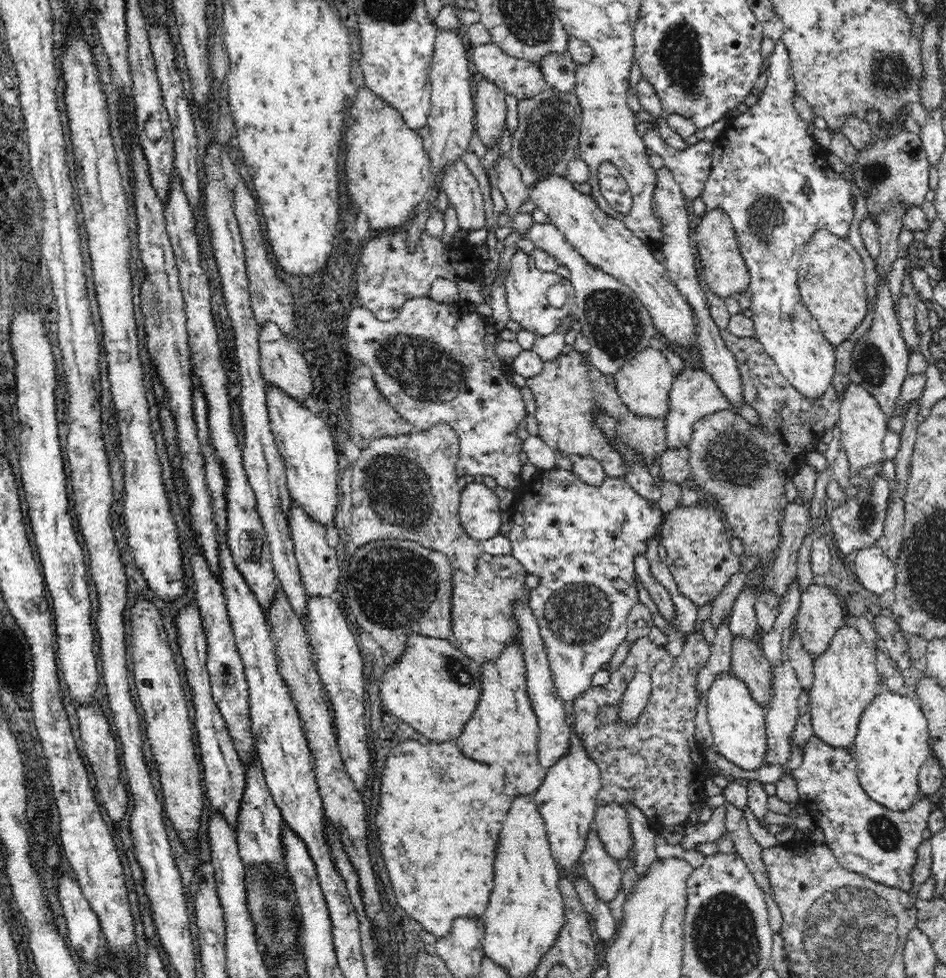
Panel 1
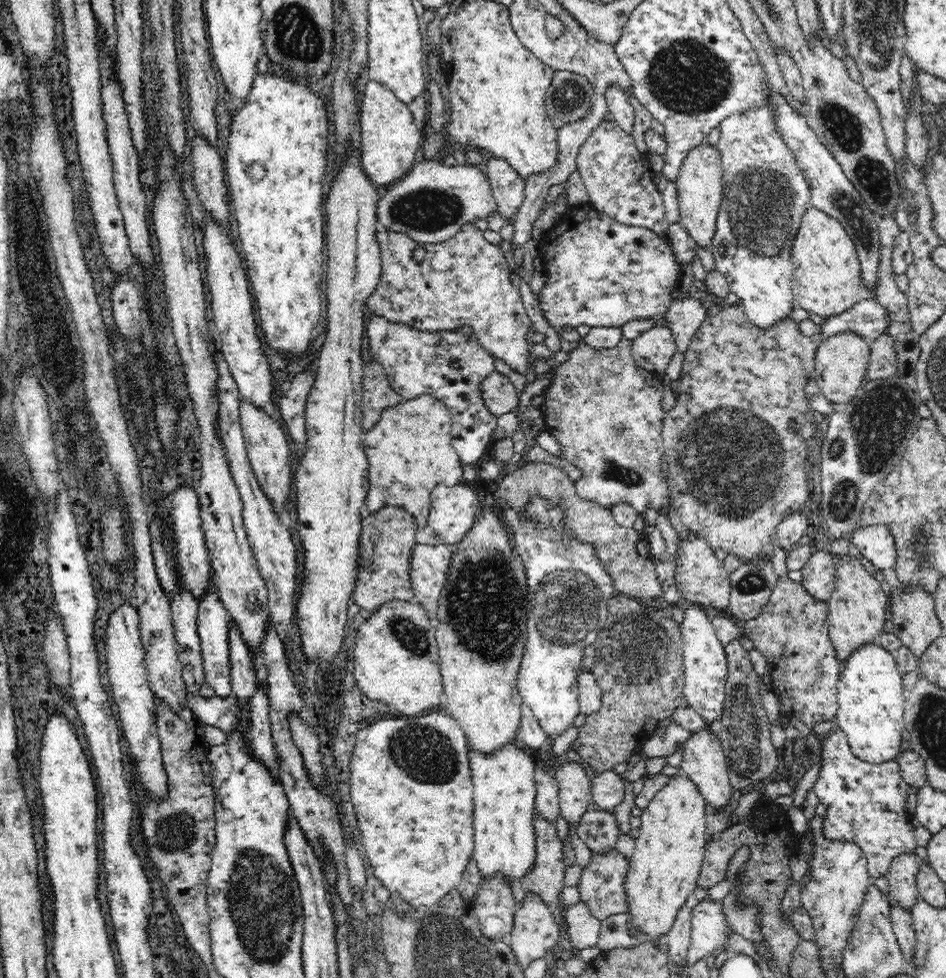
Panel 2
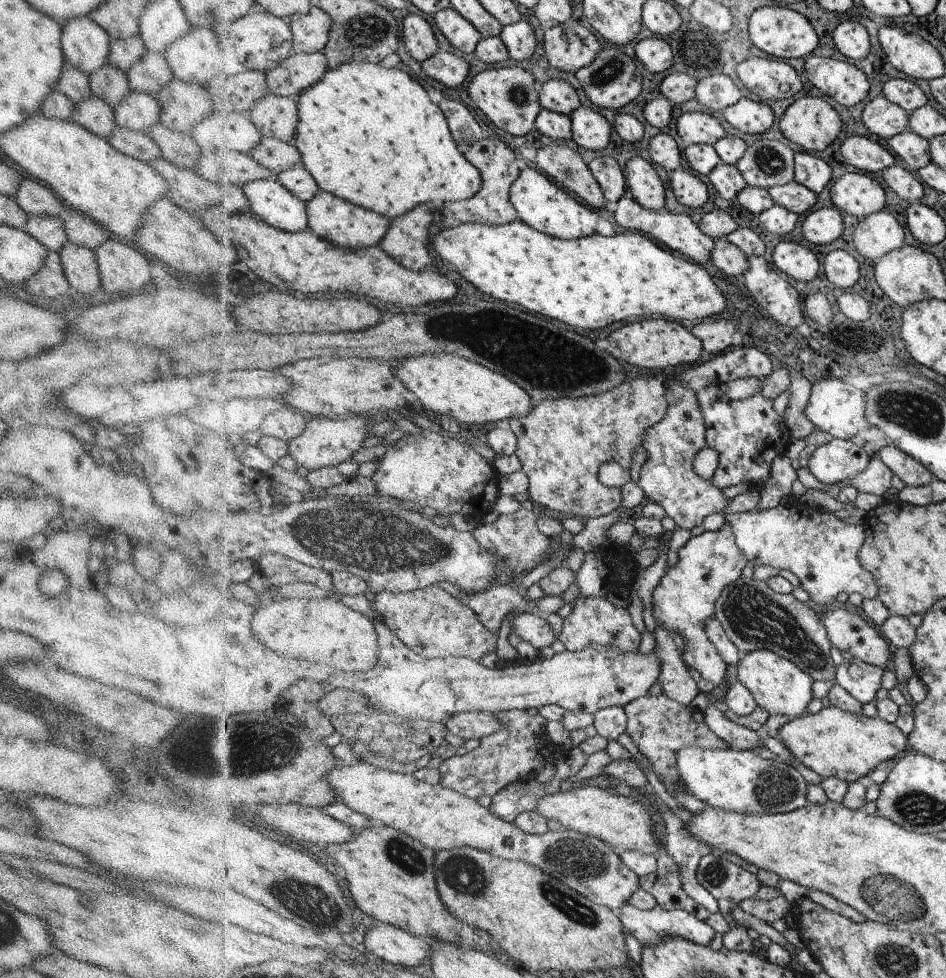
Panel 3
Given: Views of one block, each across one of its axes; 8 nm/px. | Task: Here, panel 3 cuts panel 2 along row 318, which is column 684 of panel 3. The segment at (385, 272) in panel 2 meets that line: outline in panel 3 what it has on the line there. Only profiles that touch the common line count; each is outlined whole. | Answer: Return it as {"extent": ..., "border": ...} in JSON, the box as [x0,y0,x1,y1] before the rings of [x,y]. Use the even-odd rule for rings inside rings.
{"extent":[620,378,729,530],"border":[[[673,378],[666,380],[666,383],[669,384],[669,396],[673,403],[666,418],[645,435],[643,447],[648,453],[648,460],[641,468],[638,482],[630,481],[620,488],[621,506],[628,510],[636,508],[646,496],[650,503],[659,504],[665,510],[665,514],[674,520],[676,528],[691,530],[694,526],[700,526],[708,514],[723,514],[729,500],[710,479],[704,480],[692,470],[694,456],[707,446],[706,421],[695,391],[683,387]]]}

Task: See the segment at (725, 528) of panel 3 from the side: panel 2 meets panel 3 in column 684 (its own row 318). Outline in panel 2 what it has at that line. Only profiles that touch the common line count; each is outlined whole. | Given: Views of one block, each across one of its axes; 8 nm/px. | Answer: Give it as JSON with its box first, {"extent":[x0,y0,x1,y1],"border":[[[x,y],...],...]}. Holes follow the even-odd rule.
{"extent":[535,204,681,332],"border":[[[590,204],[580,210],[568,210],[566,218],[554,228],[546,240],[539,244],[539,250],[549,260],[550,273],[543,289],[535,294],[544,318],[548,324],[562,332],[564,326],[576,328],[580,324],[590,327],[622,327],[632,320],[660,320],[672,304],[672,294],[677,289],[681,276],[681,264],[665,236],[641,226],[628,226],[598,211]]]}

